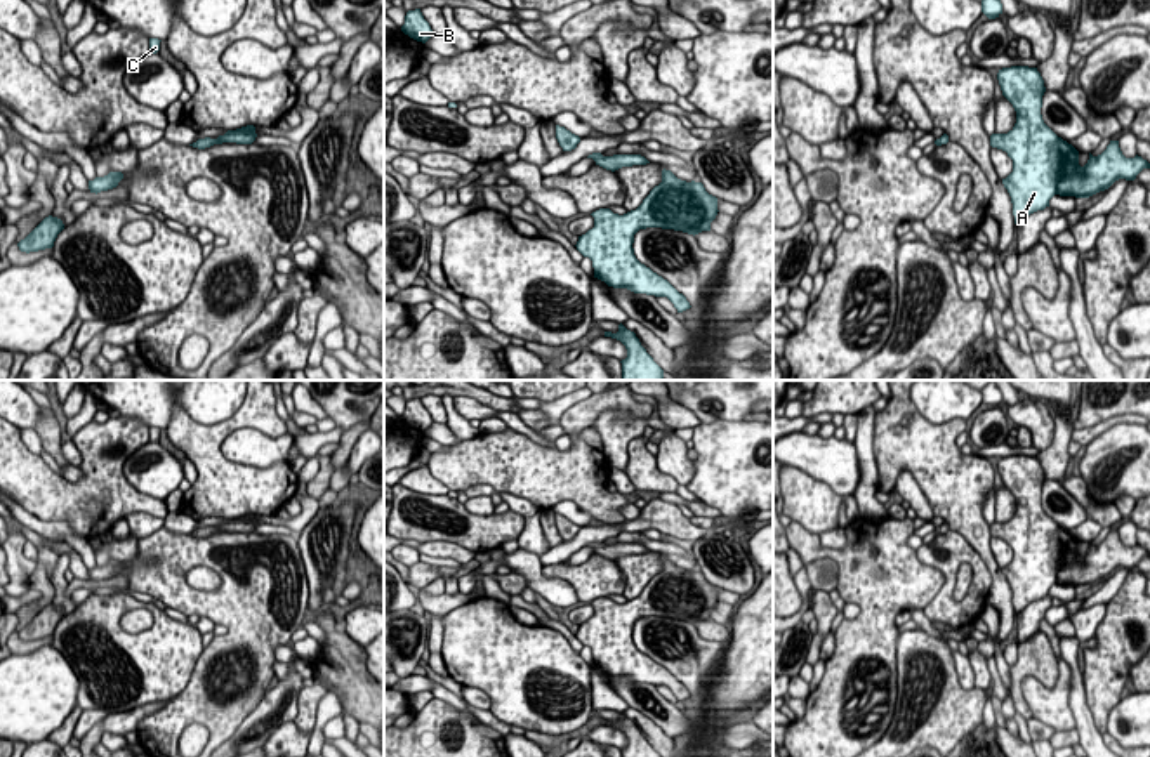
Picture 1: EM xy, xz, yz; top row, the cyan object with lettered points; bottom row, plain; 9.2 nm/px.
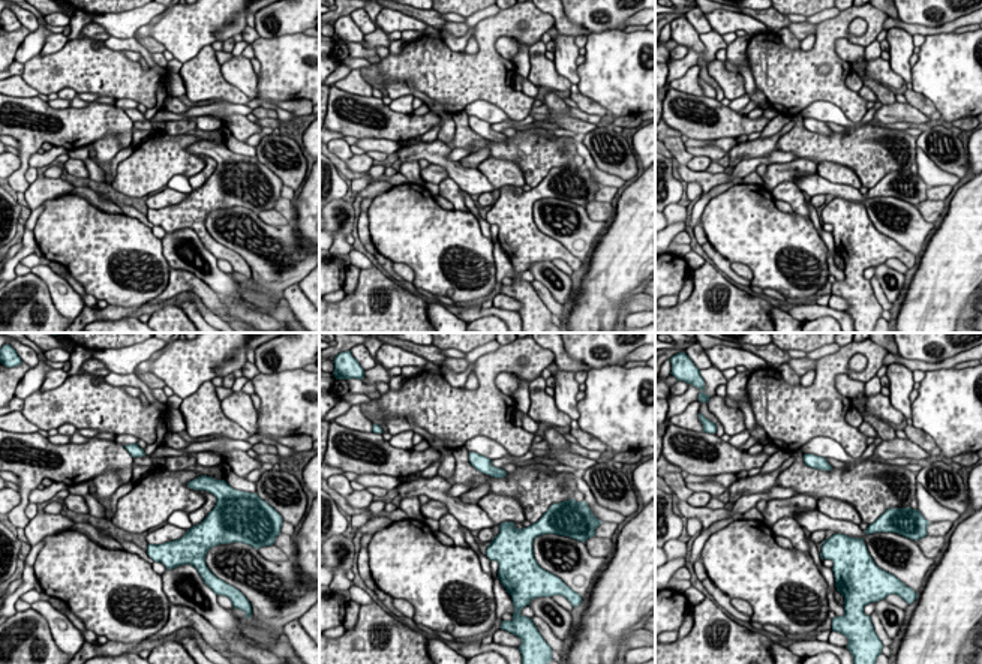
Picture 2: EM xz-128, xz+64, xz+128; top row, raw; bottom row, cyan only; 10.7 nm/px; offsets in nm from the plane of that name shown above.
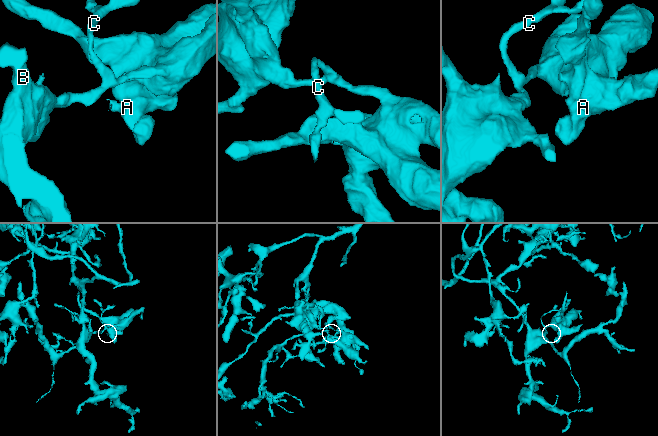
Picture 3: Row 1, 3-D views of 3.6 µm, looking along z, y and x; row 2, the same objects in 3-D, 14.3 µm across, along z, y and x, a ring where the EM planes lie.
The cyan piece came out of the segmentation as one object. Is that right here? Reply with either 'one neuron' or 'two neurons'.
one neuron

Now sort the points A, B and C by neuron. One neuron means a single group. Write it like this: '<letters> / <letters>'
A B C

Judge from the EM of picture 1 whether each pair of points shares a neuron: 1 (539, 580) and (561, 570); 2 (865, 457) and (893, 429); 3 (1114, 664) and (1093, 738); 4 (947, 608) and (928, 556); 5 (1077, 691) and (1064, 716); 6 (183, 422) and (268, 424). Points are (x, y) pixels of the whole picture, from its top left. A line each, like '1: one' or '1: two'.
1: two
2: two
3: two
4: one
5: two
6: one

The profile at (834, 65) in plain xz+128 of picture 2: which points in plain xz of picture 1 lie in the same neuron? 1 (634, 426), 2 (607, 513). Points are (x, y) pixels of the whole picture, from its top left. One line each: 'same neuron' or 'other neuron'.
1: other neuron
2: same neuron

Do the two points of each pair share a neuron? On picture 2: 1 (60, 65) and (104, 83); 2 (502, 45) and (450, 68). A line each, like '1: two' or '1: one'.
1: one
2: two

